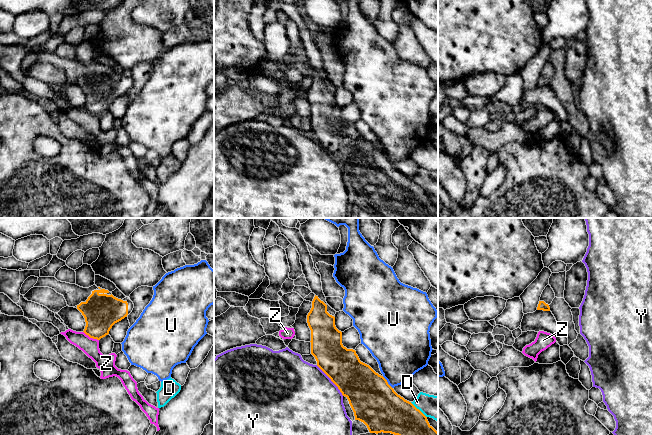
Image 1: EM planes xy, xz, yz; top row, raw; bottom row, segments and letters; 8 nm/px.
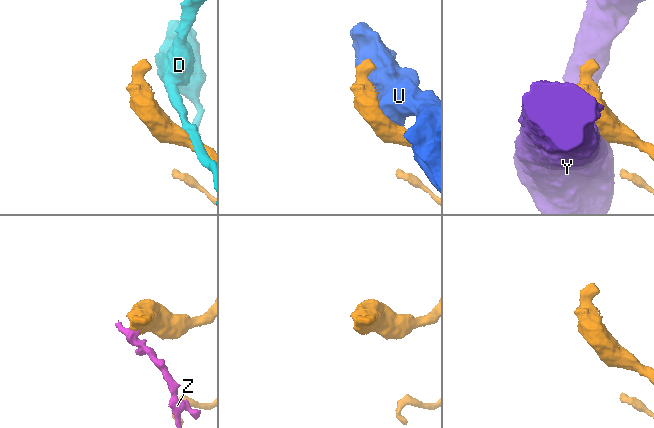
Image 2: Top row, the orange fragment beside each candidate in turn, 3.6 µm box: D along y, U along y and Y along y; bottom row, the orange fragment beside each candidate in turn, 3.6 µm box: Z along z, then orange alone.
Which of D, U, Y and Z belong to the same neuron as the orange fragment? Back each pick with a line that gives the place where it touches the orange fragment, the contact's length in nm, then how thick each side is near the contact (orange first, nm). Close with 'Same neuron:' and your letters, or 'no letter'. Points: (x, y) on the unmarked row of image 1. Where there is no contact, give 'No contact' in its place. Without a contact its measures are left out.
Same neuron: no letter

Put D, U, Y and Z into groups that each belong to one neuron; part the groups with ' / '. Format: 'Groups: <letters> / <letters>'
Groups: D / U / Y / Z

